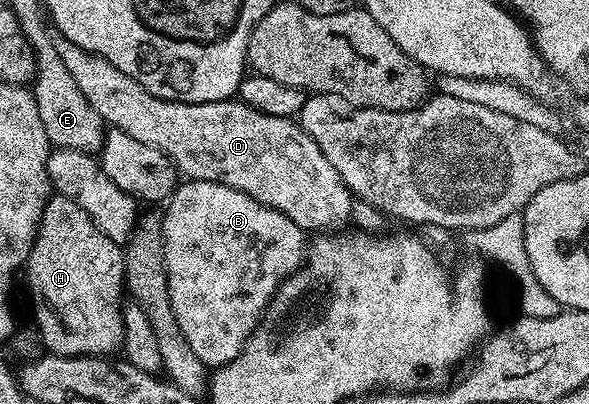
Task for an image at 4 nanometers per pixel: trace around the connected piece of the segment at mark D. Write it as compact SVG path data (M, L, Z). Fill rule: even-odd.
M51 34L53 48L65 64L65 69L73 75L81 96L89 100L93 112L112 130L125 132L149 148L157 148L174 164L176 171L184 179L193 182L216 182L229 188L237 188L253 200L289 216L304 232L335 232L346 227L351 221L350 208L353 195L341 180L337 168L325 160L325 152L303 131L294 117L282 118L265 112L257 112L238 100L225 102L174 102L153 96L137 80L125 76L121 68L113 68L109 60L73 44L63 34Z

